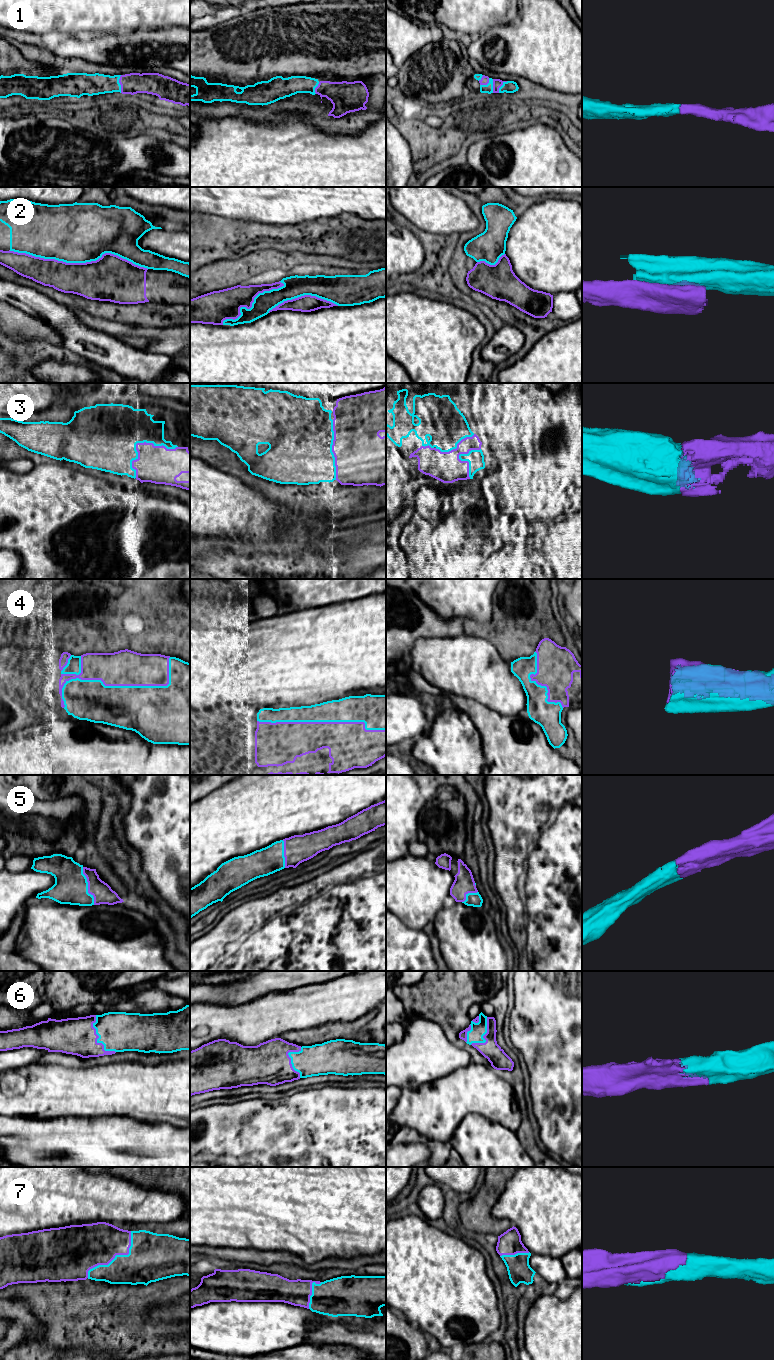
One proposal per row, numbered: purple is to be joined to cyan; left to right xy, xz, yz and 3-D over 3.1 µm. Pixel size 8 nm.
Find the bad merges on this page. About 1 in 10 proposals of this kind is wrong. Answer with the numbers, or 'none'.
2

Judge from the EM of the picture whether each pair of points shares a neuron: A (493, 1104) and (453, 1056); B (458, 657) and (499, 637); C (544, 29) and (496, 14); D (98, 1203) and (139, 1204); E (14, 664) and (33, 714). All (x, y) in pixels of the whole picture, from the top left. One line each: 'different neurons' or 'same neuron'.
A: different neurons
B: different neurons
C: different neurons
D: same neuron
E: same neuron

